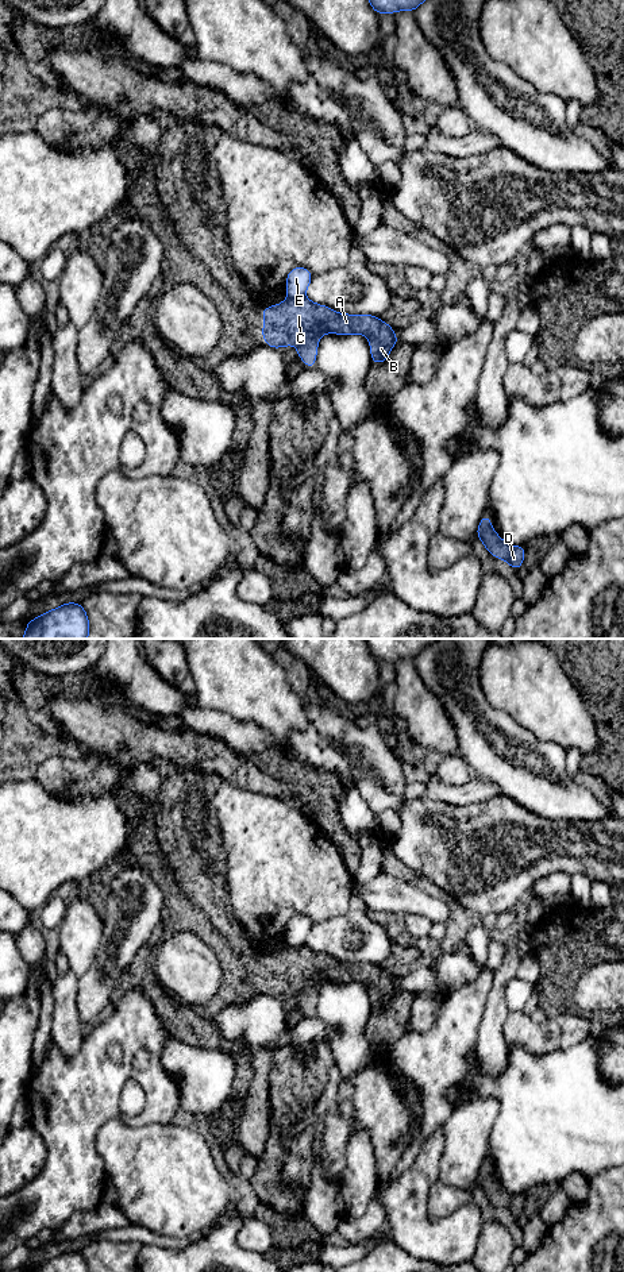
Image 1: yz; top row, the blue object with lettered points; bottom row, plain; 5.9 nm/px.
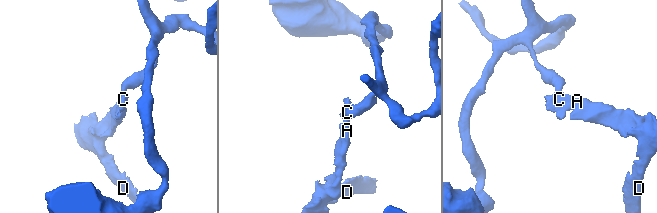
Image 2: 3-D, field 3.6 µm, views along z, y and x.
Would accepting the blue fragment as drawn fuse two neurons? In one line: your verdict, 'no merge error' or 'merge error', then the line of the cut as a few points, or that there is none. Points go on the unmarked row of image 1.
merge error; cut yz (303, 944), (289, 947)

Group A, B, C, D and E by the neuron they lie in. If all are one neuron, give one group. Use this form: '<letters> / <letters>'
A B C D / E

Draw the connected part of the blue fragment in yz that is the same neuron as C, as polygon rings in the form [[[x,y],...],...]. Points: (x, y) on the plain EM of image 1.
[[[304,945],[288,947],[277,955],[262,957],[261,961],[265,965],[265,992],[280,997],[297,991],[297,1003],[305,1010],[307,1017],[313,1017],[317,990],[326,980],[366,983],[370,987],[371,1013],[388,1010],[390,997],[401,991],[394,984],[393,975],[377,964],[340,963]]]

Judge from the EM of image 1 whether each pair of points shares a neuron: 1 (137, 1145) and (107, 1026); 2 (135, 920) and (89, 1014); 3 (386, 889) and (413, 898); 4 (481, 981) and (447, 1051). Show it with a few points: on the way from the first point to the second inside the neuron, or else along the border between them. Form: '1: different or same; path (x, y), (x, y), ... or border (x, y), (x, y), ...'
1: different; border (164, 1124), (128, 1126), (110, 1120), (100, 1128)
2: same; path (119, 943), (93, 991)
3: same; path (393, 895), (407, 898)
4: same; path (470, 998), (459, 1014), (454, 1033)

